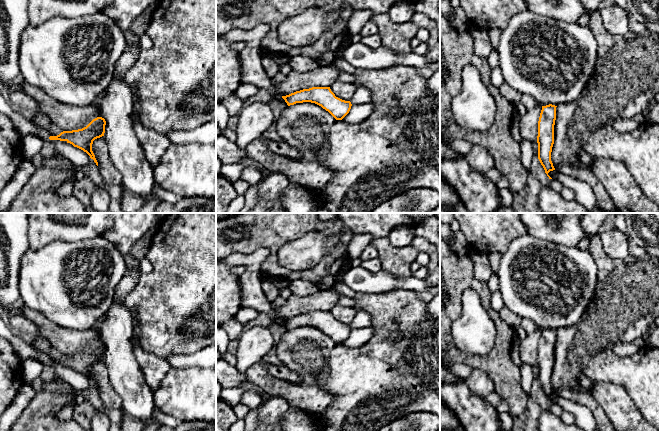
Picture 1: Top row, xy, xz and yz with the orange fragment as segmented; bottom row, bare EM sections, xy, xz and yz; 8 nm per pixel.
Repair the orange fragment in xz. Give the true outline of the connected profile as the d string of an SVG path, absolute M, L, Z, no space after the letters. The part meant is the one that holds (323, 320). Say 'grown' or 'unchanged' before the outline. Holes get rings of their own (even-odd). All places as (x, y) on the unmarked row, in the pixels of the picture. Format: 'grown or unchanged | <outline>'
unchanged | M312 311L282 320L288 330L311 326L328 335L336 344L342 344L351 333L351 326L335 320L330 311Z

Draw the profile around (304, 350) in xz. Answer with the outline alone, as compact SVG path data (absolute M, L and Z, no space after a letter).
M303 326L285 332L274 348L282 364L298 374L299 384L317 385L324 378L327 358L336 345L321 330Z

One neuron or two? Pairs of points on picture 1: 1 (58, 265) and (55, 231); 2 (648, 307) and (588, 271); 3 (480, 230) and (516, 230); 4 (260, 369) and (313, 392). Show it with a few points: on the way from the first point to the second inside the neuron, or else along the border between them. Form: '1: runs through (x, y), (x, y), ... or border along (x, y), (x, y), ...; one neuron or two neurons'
1: border along (80, 241), (52, 241), (34, 250); two neurons
2: border along (591, 253), (597, 268), (596, 294), (593, 299); two neurons
3: runs through (489, 230), (507, 230); one neuron
4: runs through (272, 383), (276, 387), (291, 392), (299, 392); one neuron

